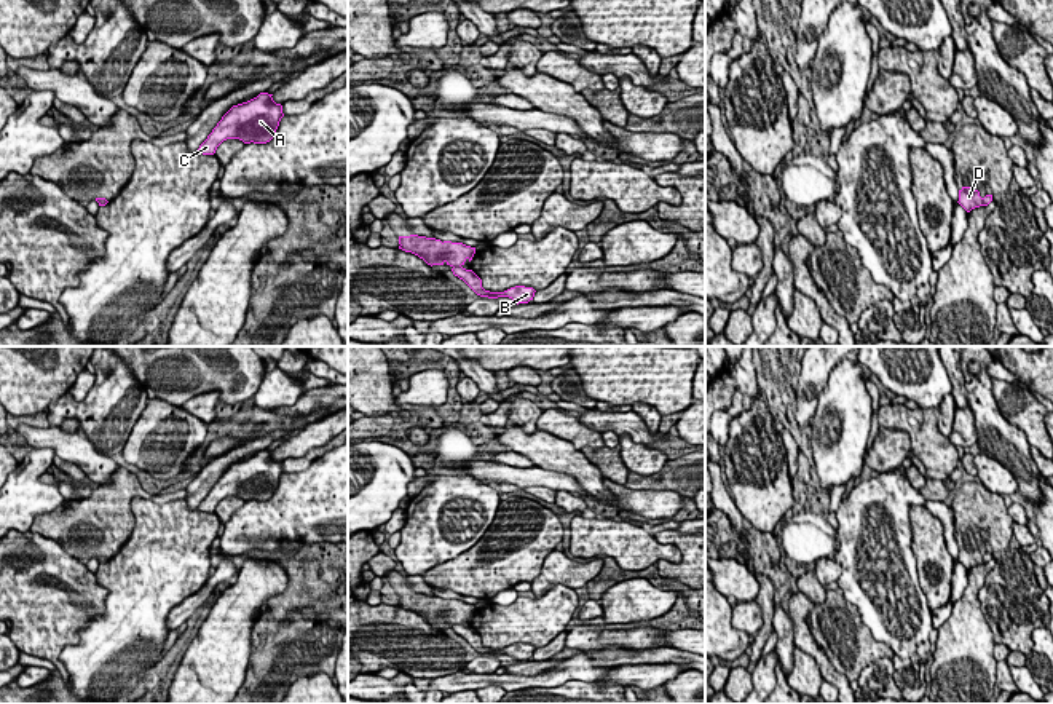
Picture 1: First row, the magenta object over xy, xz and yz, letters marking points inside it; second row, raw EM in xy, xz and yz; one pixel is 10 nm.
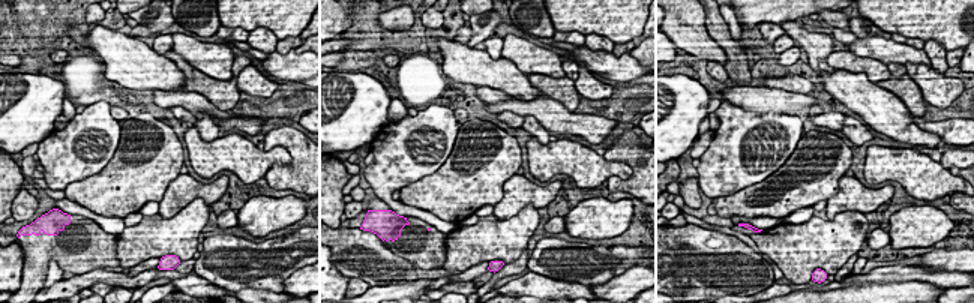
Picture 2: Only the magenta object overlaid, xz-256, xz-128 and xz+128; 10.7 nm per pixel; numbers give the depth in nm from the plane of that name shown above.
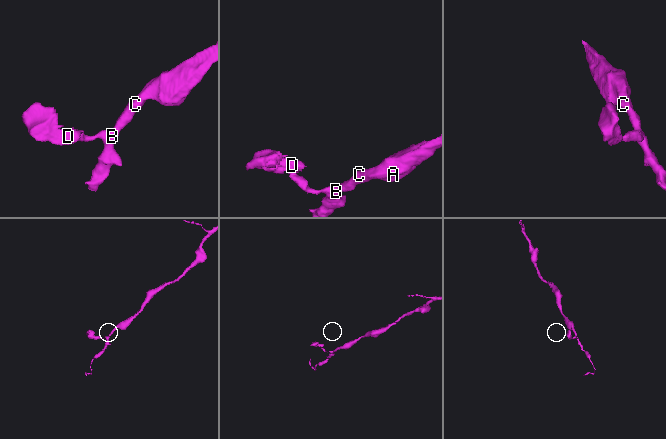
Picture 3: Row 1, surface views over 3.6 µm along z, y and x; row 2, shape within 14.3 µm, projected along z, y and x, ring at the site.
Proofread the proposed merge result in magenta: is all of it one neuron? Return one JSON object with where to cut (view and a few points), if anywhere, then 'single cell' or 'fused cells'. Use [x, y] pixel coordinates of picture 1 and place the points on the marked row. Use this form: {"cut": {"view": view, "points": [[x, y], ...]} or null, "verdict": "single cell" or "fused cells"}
{"cut": {"view": "xz", "points": [[453, 265], [460, 267]]}, "verdict": "fused cells"}

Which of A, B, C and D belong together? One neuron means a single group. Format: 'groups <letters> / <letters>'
groups A B C / D

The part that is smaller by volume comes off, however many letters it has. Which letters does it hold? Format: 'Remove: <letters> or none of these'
Remove: D

